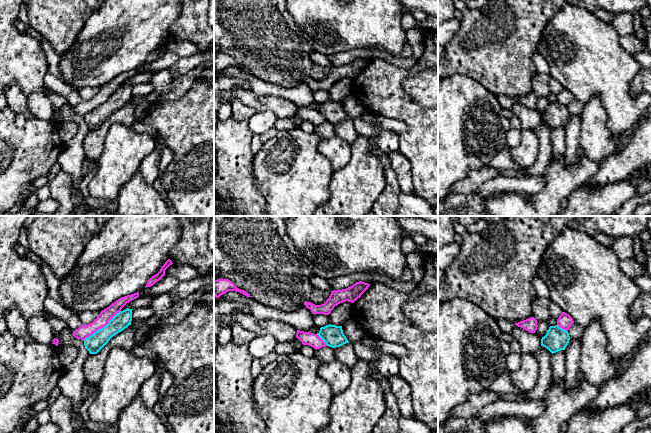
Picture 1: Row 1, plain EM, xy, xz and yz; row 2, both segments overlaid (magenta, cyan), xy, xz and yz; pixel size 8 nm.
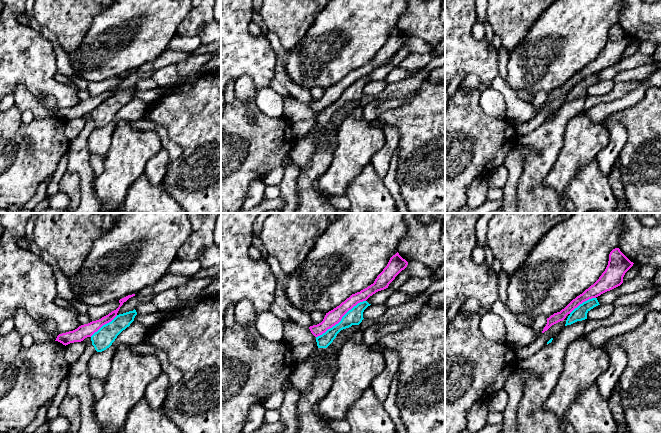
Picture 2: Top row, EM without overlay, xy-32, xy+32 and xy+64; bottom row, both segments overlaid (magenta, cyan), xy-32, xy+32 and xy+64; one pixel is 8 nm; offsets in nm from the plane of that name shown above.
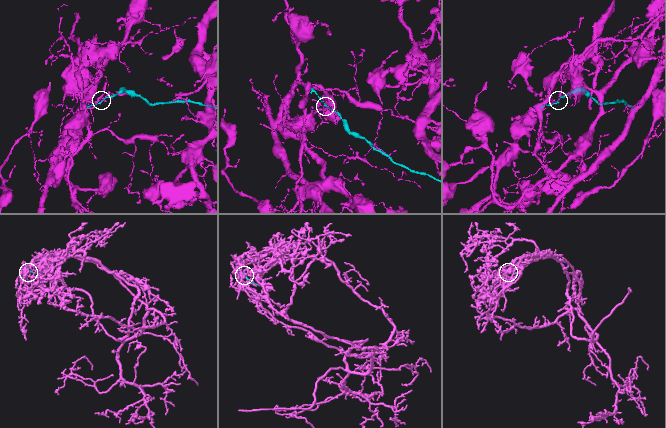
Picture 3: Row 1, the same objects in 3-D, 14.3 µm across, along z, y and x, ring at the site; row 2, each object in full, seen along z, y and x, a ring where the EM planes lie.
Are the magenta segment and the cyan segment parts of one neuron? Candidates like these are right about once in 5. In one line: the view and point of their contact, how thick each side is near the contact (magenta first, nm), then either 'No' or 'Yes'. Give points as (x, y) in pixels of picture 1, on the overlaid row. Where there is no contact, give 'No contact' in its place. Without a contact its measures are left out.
Touches magenta at xy (102, 327). Thickness 110 nm (magenta) against 140 nm. No

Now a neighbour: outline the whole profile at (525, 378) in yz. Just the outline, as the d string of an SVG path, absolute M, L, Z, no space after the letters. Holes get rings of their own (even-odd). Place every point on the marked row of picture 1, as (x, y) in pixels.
M522 354L520 368L508 374L514 387L523 392L531 391L539 377L539 363L534 354Z

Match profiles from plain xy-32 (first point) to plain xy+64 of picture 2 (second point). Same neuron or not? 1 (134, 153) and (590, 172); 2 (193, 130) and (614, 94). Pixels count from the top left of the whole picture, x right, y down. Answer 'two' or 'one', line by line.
1: two
2: two

